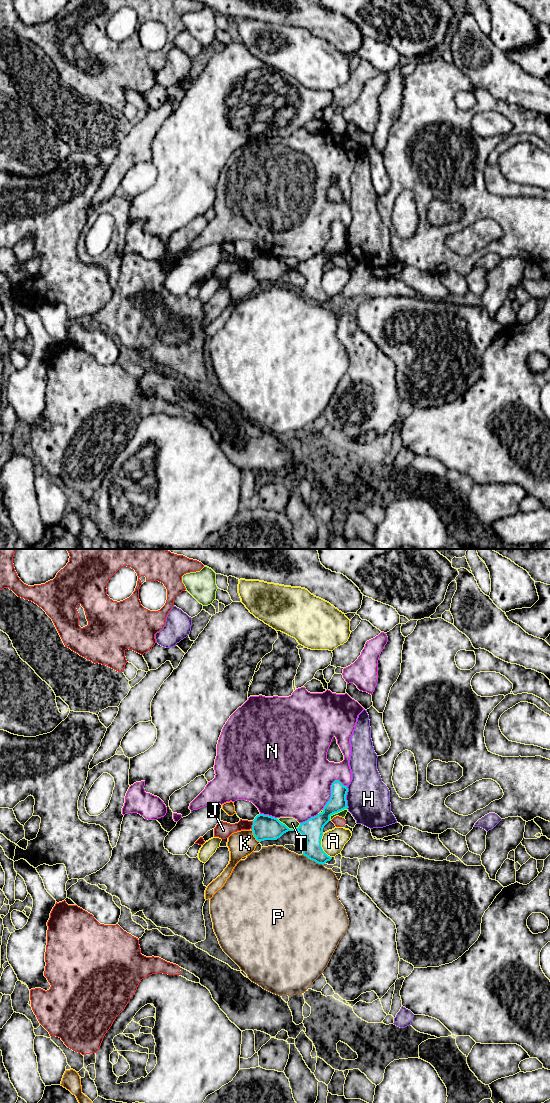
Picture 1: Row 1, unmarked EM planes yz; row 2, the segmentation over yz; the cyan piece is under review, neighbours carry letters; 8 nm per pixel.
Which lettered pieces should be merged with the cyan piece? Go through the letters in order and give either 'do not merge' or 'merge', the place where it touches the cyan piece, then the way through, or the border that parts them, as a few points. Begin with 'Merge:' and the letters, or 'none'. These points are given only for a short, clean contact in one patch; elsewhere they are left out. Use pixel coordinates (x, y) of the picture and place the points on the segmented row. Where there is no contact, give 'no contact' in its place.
Merge: none
A: do not merge; contact yz (320, 846); border yz (322, 833), (321, 848), (331, 857)
H: do not merge; contact yz (345, 798)
J: do not merge; contact yz (252, 825)
K: do not merge; contact yz (254, 836); border yz (251, 829), (254, 837), (259, 842)
N: do not merge; contact yz (331, 793)
P: do not merge; contact yz (313, 860)
T: do not merge; contact yz (287, 827)

